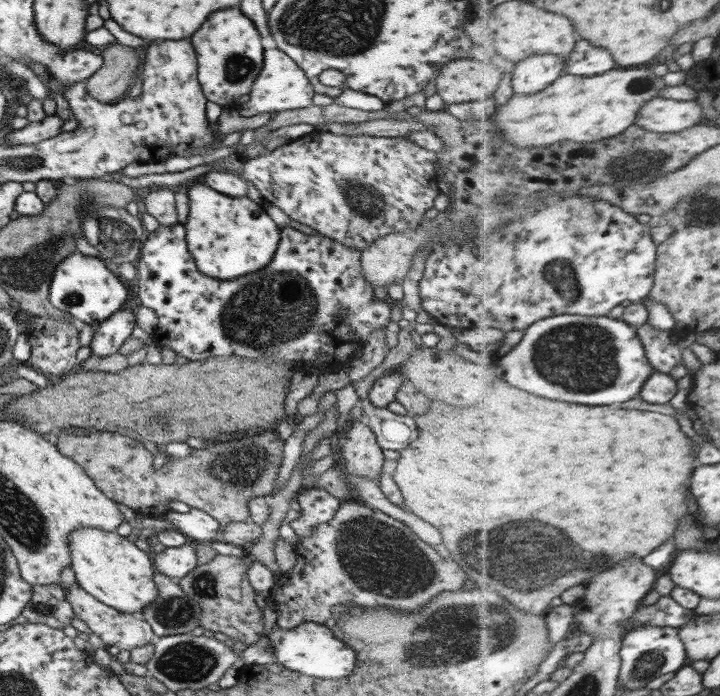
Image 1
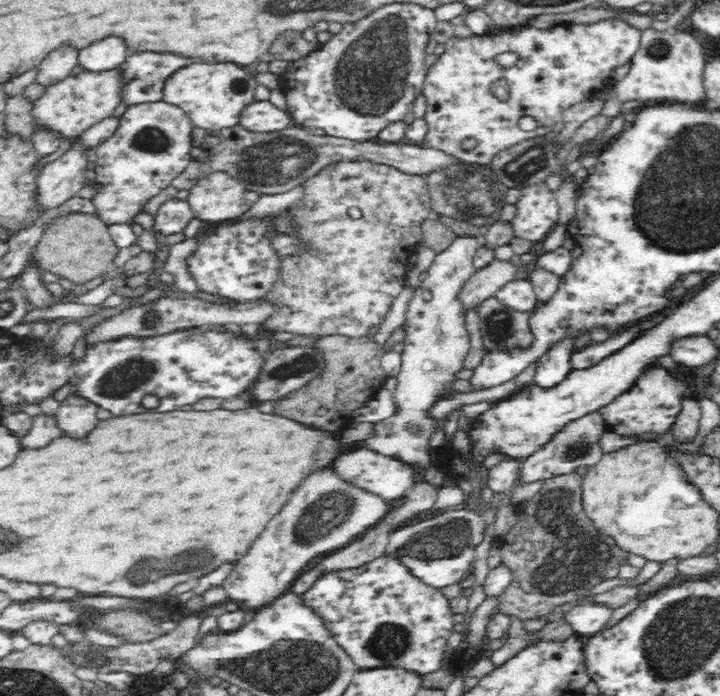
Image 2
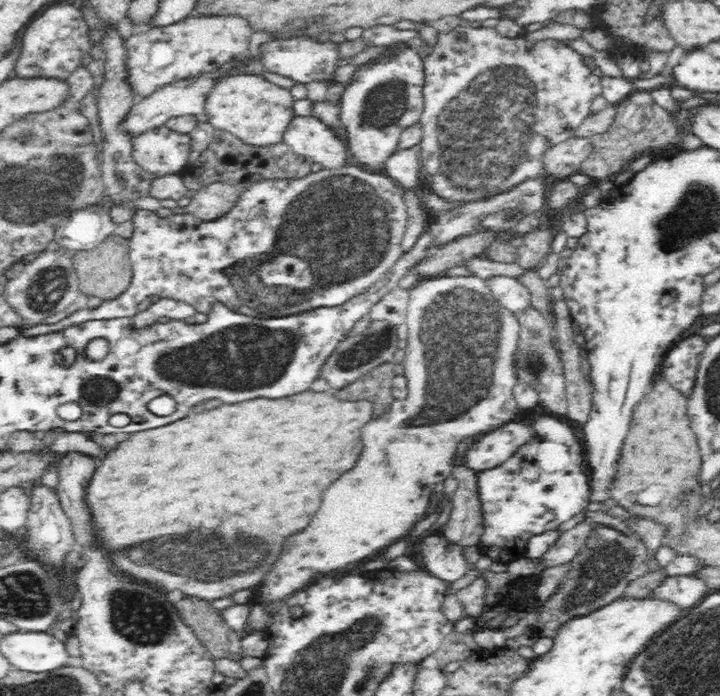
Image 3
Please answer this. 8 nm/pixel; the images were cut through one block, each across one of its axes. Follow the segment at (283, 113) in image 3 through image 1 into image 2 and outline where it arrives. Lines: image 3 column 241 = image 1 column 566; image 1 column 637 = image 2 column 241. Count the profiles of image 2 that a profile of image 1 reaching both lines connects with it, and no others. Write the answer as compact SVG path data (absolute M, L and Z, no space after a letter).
M192 64L178 72L178 76L170 76L163 101L182 108L193 126L206 131L234 128L241 124L249 105L256 102L258 85L252 74L236 64Z

